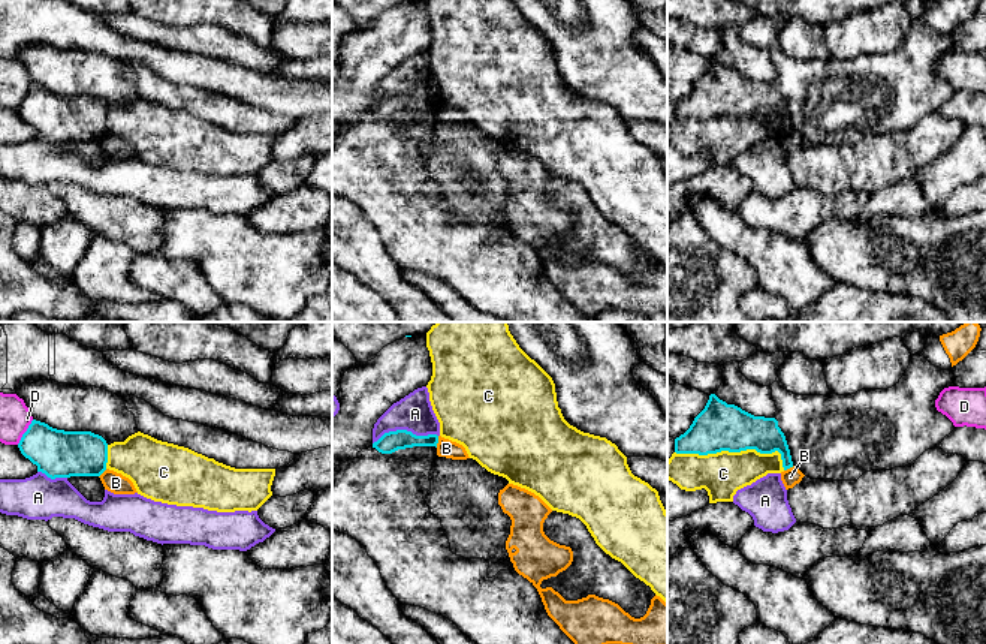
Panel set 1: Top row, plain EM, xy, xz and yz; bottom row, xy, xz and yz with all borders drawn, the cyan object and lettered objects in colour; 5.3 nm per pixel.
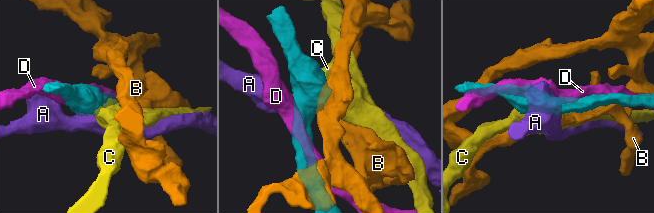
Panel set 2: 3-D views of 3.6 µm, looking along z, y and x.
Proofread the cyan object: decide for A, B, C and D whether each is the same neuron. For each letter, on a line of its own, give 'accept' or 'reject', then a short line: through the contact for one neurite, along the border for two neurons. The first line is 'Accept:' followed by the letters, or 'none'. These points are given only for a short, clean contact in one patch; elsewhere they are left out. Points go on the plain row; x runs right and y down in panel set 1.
Accept: none
A: reject; line xz (437, 99), (389, 95), (373, 108)
B: reject; line xz (439, 101), (436, 111)
C: reject
D: reject

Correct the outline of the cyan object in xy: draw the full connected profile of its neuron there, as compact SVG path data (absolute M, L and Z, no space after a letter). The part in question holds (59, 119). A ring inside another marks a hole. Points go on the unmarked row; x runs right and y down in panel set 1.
M33 84L18 112L48 142L100 141L108 108L91 96L64 96Z

